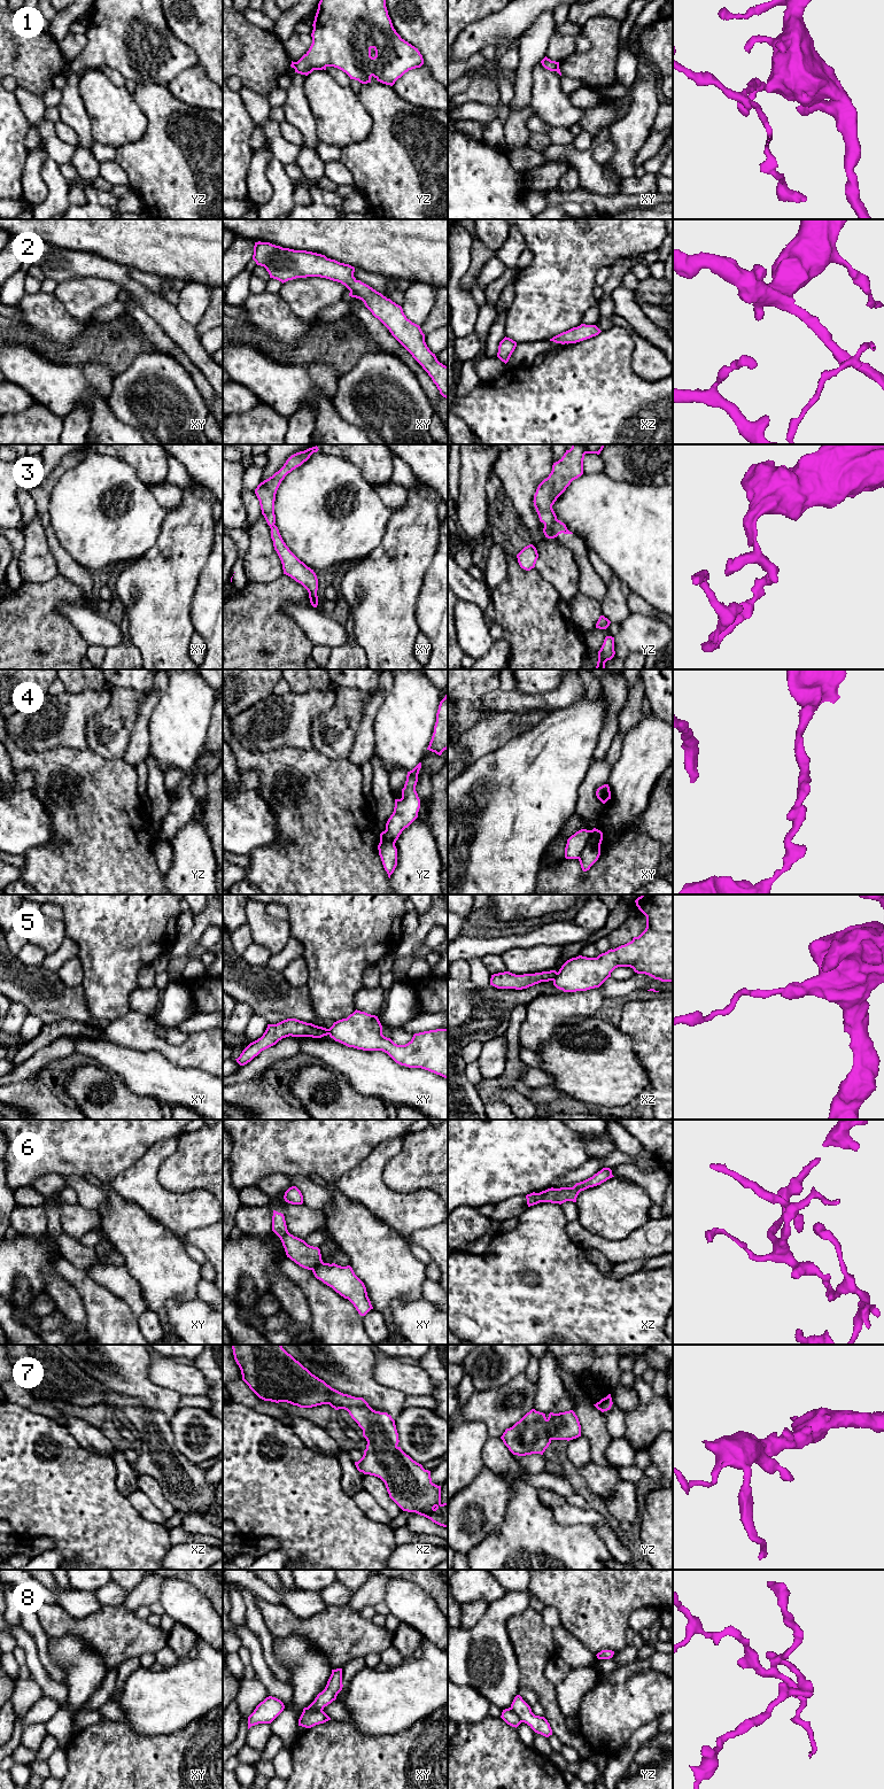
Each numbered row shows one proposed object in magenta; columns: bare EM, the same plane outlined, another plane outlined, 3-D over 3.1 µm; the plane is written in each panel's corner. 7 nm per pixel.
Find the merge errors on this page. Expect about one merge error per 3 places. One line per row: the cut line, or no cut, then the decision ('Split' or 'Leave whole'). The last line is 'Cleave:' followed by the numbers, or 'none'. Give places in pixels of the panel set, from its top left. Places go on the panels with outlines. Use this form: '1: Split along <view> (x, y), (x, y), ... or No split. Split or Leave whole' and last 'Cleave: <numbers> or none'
1: Split along xy (558, 62), (556, 70). Split
2: No split. Leave whole
3: No split. Leave whole
4: Split along xy (591, 830), (589, 841), (578, 858). Split
5: Split along xz (557, 973), (552, 980). Split
6: Split along xy (323, 1262), (312, 1270). Split
7: No split. Leave whole
8: Split along xy (307, 1708), (322, 1711). Split
Cleave: 1, 4, 5, 6, 8

